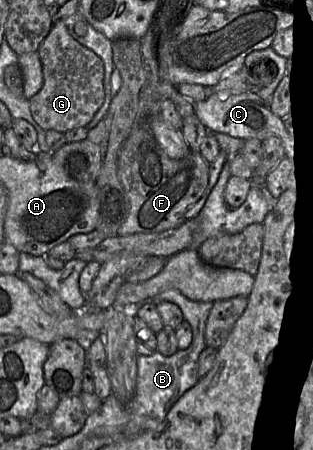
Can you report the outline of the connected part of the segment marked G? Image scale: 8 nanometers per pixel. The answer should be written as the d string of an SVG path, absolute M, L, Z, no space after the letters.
M63 20L53 23L37 52L42 63L44 83L40 91L29 99L33 118L44 131L65 133L87 127L105 100L102 60L71 37Z

